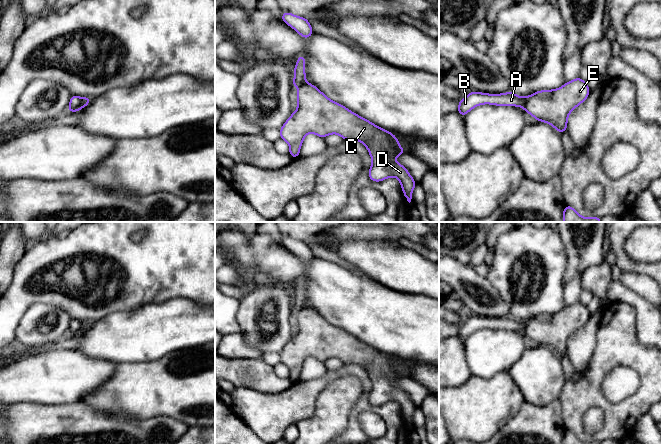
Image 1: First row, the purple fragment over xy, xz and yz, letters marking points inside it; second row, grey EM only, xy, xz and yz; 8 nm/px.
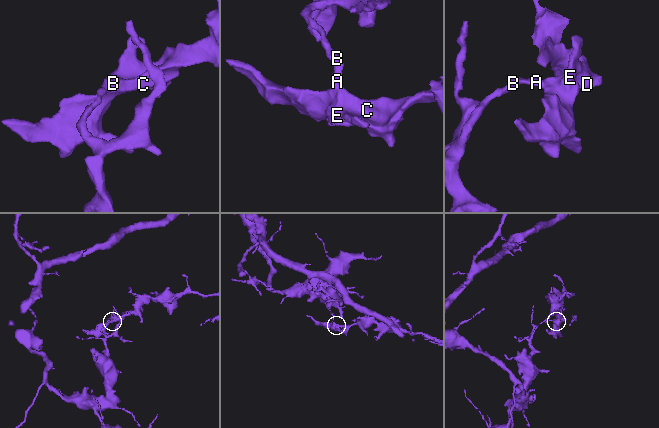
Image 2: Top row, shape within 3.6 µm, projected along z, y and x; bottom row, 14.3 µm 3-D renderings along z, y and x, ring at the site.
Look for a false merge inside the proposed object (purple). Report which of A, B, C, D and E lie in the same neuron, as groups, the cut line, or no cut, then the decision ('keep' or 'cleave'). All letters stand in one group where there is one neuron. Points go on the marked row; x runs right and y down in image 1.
groups A B / C D E; cut xy (82, 98), (82, 104), (77, 109), (68, 109); cleave

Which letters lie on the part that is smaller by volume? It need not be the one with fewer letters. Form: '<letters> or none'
C, D, E

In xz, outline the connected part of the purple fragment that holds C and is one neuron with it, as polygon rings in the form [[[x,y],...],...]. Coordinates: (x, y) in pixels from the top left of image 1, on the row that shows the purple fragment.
[[[306,82],[299,87],[297,110],[280,128],[280,138],[289,144],[288,154],[297,158],[304,137],[310,133],[321,138],[338,134],[344,140],[360,141],[372,159],[368,171],[370,180],[380,182],[396,177],[401,183],[405,198],[411,202],[417,183],[408,170],[395,161],[397,156],[406,153],[396,136],[330,100],[316,86]]]

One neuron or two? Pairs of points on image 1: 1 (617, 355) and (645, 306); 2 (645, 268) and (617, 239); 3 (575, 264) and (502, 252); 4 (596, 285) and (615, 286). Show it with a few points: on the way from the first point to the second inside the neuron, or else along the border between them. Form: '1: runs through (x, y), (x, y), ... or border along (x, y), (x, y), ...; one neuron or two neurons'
1: border along (623, 302), (635, 309), (636, 337), (644, 344); two neurons
2: runs through (635, 267), (619, 253), (618, 249); one neuron
3: border along (561, 240), (566, 254), (563, 286); two neurons
4: border along (612, 280), (608, 288), (609, 301); two neurons

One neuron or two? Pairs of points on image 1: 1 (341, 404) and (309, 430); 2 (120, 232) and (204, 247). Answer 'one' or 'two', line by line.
1: one
2: one

